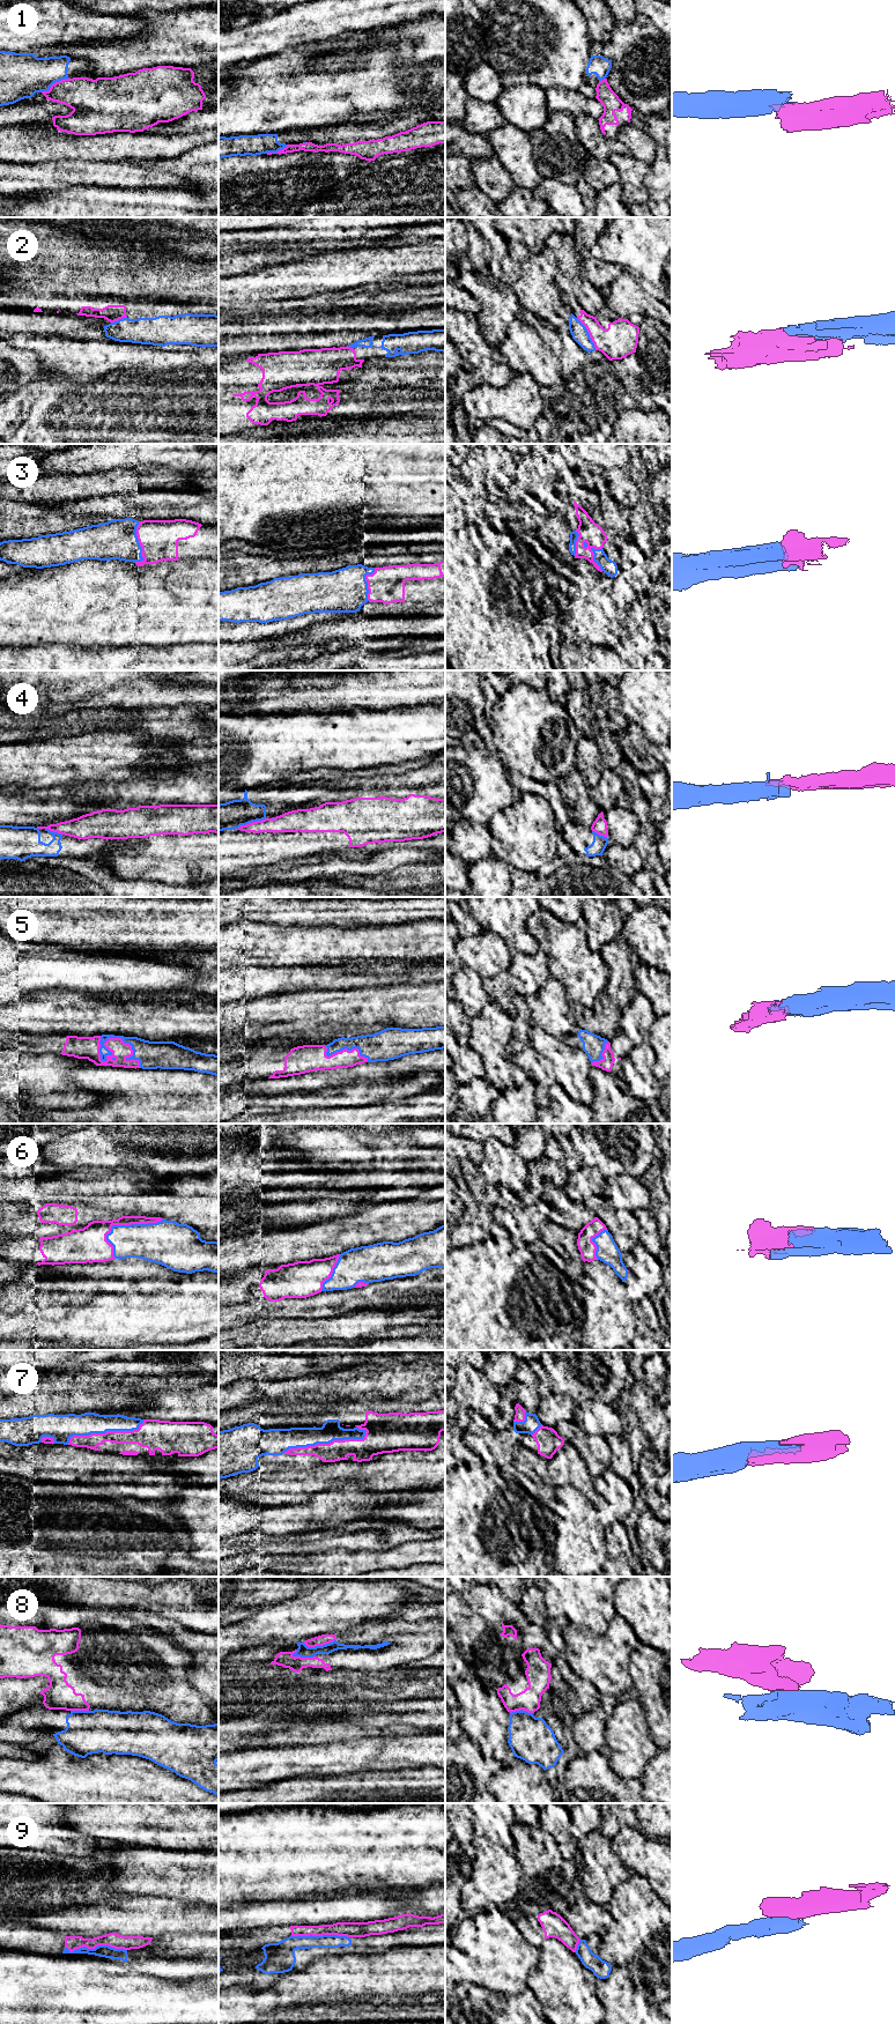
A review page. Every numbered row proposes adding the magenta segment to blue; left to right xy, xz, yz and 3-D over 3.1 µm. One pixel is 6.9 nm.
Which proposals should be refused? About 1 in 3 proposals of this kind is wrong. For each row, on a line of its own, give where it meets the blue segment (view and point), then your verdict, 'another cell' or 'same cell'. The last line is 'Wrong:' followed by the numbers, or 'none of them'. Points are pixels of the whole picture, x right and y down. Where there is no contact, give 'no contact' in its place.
1: xy (53, 82) | another cell
2: yz (587, 333) | same cell
3: xy (139, 545) | same cell
4: xz (251, 822) | another cell
5: xy (109, 1037) | same cell
6: xy (123, 1225) | same cell
7: xz (325, 1443) | same cell
8: xz (319, 1646) | another cell
9: xy (96, 1947) | another cell
Wrong: 1, 4, 8, 9

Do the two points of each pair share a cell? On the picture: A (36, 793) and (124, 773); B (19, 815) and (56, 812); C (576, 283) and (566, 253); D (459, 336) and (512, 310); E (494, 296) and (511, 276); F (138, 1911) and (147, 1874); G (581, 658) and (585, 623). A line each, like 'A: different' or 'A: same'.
A: different
B: same
C: same
D: different
E: different
F: different
G: different

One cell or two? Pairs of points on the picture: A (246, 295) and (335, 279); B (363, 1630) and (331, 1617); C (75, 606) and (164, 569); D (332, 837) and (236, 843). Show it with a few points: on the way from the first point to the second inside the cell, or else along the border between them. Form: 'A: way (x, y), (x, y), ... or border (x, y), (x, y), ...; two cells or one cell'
A: way (268, 284), (281, 281), (313, 279); one cell
B: border (379, 1620), (368, 1620), (335, 1635); two cells
C: way (97, 603), (130, 603), (142, 591); one cell
D: way (308, 837), (286, 837), (260, 843); one cell

